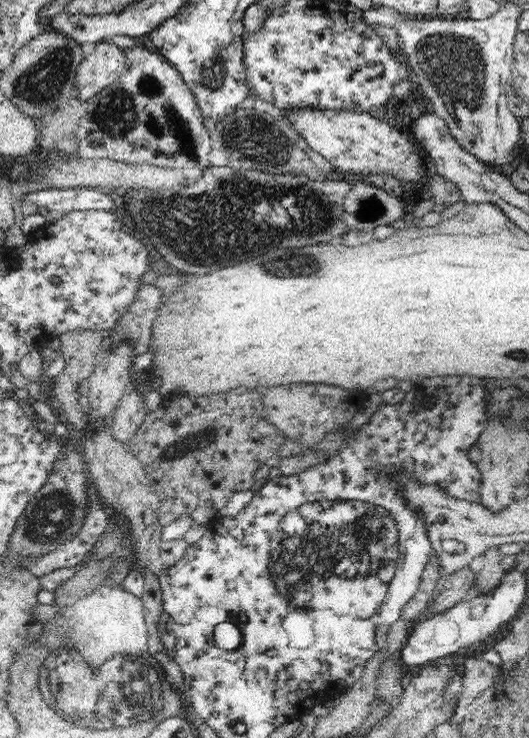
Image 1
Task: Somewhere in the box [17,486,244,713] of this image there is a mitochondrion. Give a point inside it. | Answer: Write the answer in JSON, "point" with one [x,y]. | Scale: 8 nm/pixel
{"point":[54,515]}

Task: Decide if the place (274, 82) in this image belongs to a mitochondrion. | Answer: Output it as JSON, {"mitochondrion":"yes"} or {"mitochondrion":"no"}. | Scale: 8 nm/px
{"mitochondrion":"no"}

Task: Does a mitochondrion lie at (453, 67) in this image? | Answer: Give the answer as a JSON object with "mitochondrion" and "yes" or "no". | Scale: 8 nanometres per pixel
{"mitochondrion":"yes"}

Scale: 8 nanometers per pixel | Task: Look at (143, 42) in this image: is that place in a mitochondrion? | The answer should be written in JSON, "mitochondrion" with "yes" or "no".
{"mitochondrion":"no"}

